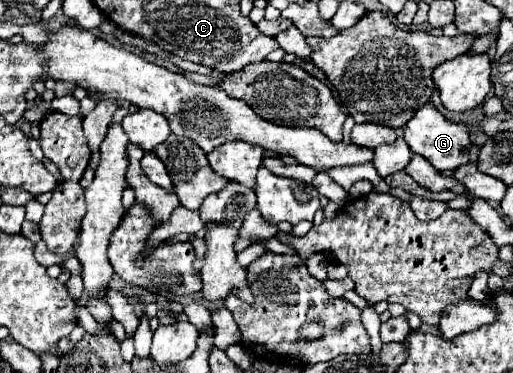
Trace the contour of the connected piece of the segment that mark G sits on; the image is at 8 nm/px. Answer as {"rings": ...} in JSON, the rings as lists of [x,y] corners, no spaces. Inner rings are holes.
{"rings":[[[425,103],[403,127],[405,129],[405,141],[409,143],[411,151],[425,157],[435,169],[455,169],[469,161],[469,131],[463,123],[451,123],[447,121],[431,103]]]}

